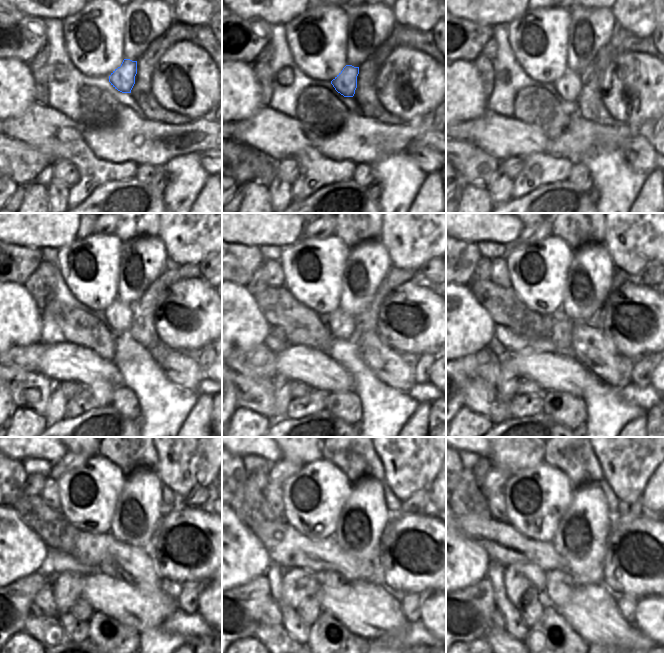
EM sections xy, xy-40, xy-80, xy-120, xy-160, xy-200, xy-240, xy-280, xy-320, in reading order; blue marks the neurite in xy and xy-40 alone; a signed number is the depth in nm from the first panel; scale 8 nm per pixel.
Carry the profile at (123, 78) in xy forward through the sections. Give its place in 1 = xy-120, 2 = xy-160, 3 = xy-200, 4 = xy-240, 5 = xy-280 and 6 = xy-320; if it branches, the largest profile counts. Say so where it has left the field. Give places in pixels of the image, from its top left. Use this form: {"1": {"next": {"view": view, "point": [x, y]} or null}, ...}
{"1": {"next": {"view": "xy-120", "point": [118, 316]}}, "2": {"next": {"view": "xy-160", "point": [342, 325]}}, "3": {"next": {"view": "xy-200", "point": [561, 332]}}, "4": {"next": {"view": "xy-240", "point": [108, 566]}}, "5": {"next": {"view": "xy-280", "point": [330, 579]}}, "6": {"next": {"view": "xy-320", "point": [560, 585]}}}

